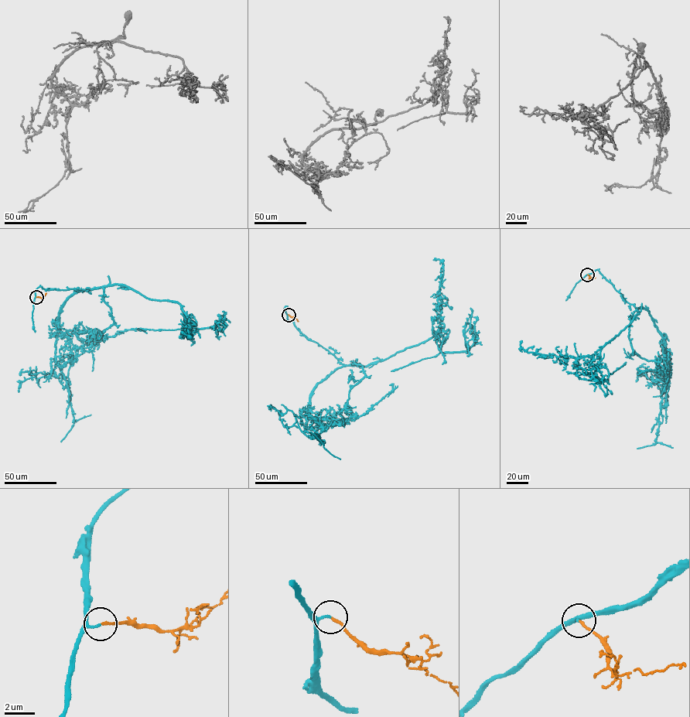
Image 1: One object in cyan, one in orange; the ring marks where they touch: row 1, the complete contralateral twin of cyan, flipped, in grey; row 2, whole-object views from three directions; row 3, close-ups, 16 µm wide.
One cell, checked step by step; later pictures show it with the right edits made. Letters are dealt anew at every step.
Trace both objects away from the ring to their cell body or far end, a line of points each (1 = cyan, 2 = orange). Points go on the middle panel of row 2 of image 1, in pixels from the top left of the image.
1: (288, 315), (307, 339), (345, 365), (318, 384), (310, 397), (305, 428), (316, 432), (323, 445), (310, 431)
2: (288, 315), (298, 321)

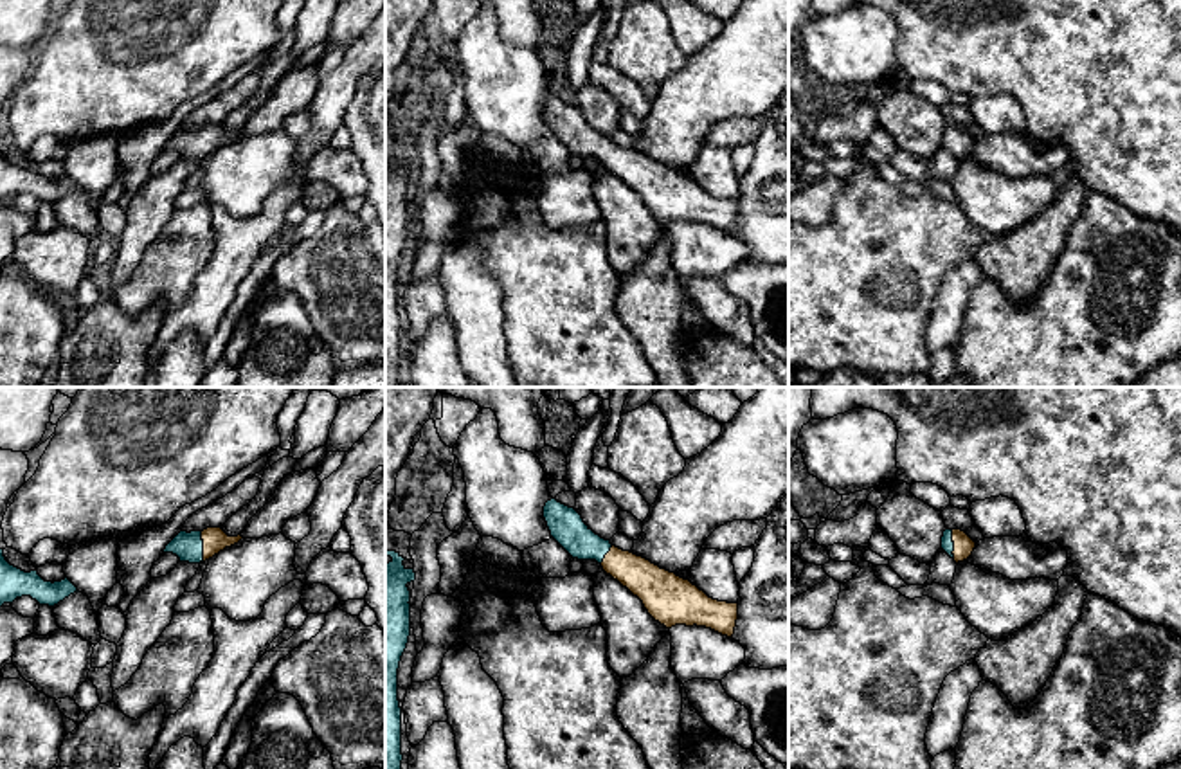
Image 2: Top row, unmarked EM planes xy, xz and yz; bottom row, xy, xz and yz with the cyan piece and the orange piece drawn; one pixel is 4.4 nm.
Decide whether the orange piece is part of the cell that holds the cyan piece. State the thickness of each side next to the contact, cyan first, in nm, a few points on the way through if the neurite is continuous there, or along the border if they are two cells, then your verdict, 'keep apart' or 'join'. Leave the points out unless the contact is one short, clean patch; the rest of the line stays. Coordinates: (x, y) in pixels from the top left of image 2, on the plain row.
calibres 130 and 110 nm; way xy (188, 143), (202, 143), (215, 135); join

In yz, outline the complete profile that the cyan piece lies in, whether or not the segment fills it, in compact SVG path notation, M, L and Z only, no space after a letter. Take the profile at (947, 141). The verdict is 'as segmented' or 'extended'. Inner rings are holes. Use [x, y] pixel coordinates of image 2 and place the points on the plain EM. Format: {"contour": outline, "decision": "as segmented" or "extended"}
{"contour": "M945 126L942 146L958 160L967 157L976 144L976 139L961 126Z", "decision": "extended"}

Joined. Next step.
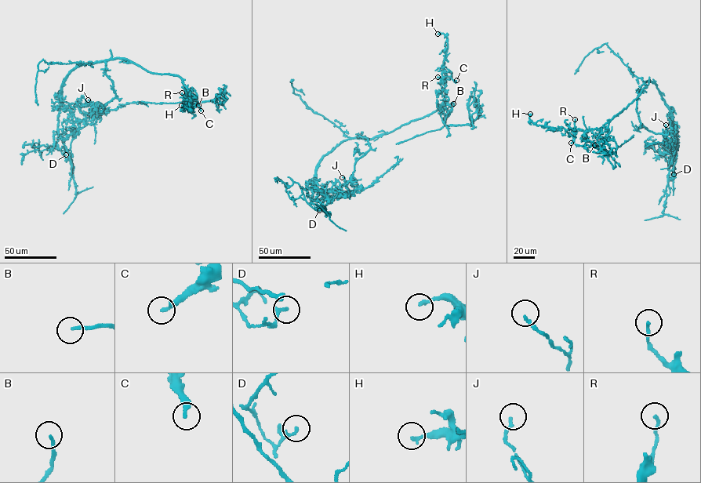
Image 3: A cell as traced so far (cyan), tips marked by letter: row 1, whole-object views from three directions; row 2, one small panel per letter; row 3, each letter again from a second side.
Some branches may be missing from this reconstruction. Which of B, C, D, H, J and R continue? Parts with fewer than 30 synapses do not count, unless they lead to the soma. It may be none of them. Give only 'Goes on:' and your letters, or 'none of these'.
Goes on: none of these

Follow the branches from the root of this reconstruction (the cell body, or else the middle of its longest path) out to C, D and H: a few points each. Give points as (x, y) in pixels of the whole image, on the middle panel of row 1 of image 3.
C: (347, 139), (373, 139), (431, 114), (444, 99), (445, 81), (441, 83), (442, 79), (449, 76), (456, 80)
D: (347, 139), (341, 141), (324, 156), (317, 167), (315, 186), (329, 202), (317, 209), (319, 210)
H: (347, 139), (388, 133), (431, 114), (442, 104), (448, 43), (447, 34), (437, 34)

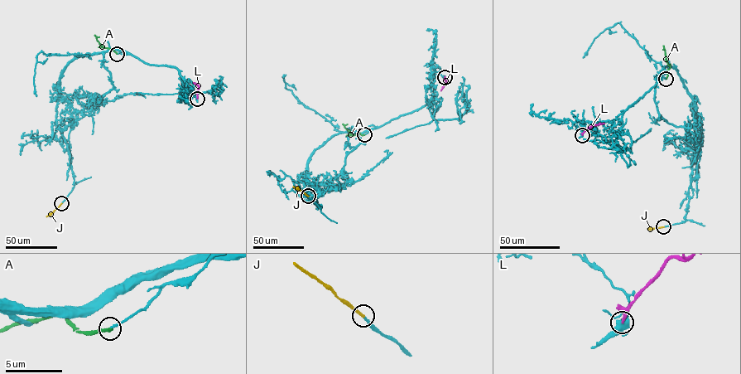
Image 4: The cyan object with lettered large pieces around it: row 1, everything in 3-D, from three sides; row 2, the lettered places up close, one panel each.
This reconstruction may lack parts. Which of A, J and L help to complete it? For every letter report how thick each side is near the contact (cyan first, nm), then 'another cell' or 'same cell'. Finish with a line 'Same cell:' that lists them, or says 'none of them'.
A: calibres 220 and 360 nm; another cell
J: calibres 200 and 240 nm; same cell
L: calibres 480 and 240 nm; another cell
Same cell: J

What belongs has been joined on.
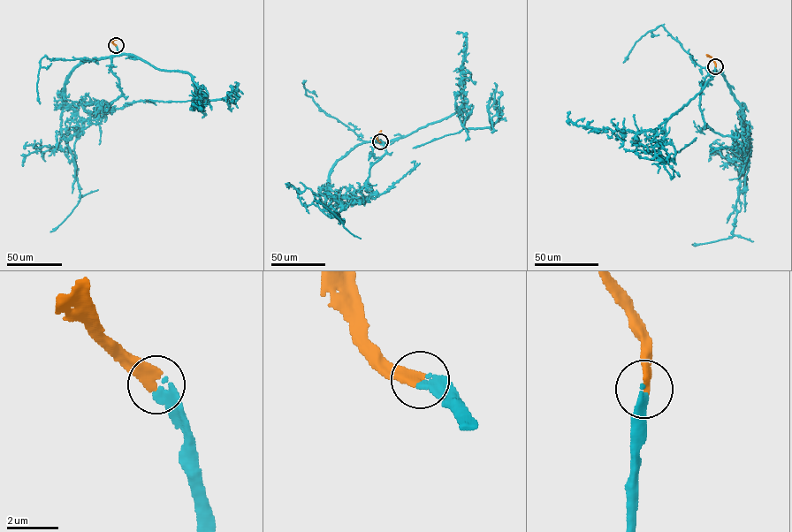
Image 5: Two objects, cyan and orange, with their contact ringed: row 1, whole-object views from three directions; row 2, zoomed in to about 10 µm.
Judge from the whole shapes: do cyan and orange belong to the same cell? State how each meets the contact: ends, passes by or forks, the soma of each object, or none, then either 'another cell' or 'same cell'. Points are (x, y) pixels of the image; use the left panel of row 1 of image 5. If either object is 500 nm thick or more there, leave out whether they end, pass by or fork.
cyan ends; orange ends; soma cyan none; soma orange none; same cell

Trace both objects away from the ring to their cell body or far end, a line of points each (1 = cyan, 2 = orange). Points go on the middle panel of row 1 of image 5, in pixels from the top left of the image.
1: (380, 141), (355, 145), (331, 172), (324, 207), (336, 211), (343, 224), (314, 200)
2: (380, 141), (377, 137), (381, 130)

